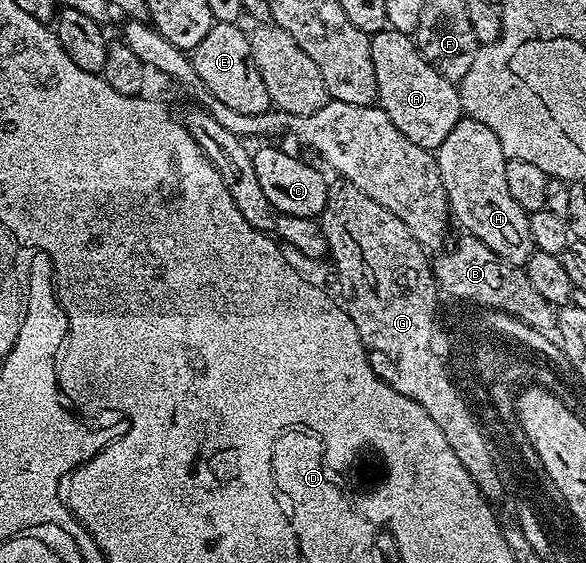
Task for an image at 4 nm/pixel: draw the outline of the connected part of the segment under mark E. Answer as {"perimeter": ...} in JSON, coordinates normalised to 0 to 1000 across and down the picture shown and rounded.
{"perimeter":[[[365,41],[363,50],[340,75],[340,82],[328,87],[326,105],[329,123],[346,139],[353,160],[381,181],[381,188],[394,188],[408,202],[449,202],[461,197],[462,187],[456,153],[449,153],[449,139],[442,124],[432,115],[425,64],[404,53],[399,43]]]}

